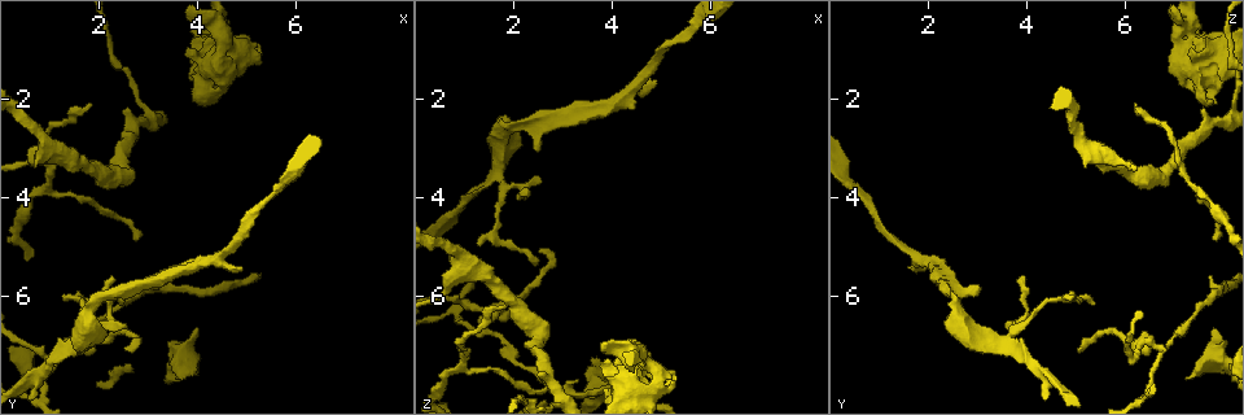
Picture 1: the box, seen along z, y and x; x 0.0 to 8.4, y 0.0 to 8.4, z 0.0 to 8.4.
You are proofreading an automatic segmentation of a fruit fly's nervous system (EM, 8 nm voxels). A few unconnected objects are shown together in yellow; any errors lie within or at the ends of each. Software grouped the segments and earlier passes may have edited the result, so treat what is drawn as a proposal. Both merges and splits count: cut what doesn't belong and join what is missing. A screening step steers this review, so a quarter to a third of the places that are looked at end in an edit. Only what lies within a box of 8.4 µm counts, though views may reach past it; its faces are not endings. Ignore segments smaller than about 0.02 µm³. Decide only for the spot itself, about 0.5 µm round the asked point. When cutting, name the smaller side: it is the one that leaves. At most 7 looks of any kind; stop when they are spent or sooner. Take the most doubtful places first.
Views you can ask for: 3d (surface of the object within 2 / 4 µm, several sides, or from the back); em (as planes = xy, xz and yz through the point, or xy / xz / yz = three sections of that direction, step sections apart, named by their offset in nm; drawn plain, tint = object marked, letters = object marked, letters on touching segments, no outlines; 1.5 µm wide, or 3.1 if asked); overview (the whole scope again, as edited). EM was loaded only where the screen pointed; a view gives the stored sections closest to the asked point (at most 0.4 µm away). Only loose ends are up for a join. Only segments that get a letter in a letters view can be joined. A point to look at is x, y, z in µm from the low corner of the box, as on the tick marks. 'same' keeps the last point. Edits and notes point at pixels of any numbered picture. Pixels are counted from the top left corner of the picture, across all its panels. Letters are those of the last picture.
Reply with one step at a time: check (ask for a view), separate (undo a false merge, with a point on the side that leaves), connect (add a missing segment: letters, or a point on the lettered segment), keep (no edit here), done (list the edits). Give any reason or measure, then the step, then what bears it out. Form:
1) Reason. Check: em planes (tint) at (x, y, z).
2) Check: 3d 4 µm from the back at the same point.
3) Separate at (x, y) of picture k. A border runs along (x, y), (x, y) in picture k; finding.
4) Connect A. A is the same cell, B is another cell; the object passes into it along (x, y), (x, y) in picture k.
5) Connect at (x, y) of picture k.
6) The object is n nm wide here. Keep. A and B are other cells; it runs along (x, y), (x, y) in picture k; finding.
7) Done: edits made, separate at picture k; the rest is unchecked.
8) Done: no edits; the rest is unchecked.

Branch stops here. Check: em planes (letters) at (3.55, 7.65, 7.20).

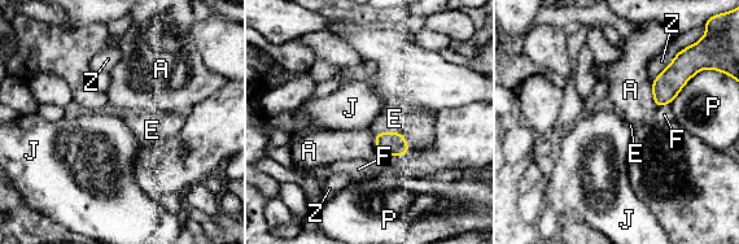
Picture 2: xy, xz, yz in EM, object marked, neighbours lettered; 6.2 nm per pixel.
Connect E. E is the same cell, A, F, J, P and Z are other cells; the object passes into it along (394, 144), (384, 134), (394, 118) in picture 2; the cell continues.

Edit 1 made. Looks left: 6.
See it whole again. Check: overview.

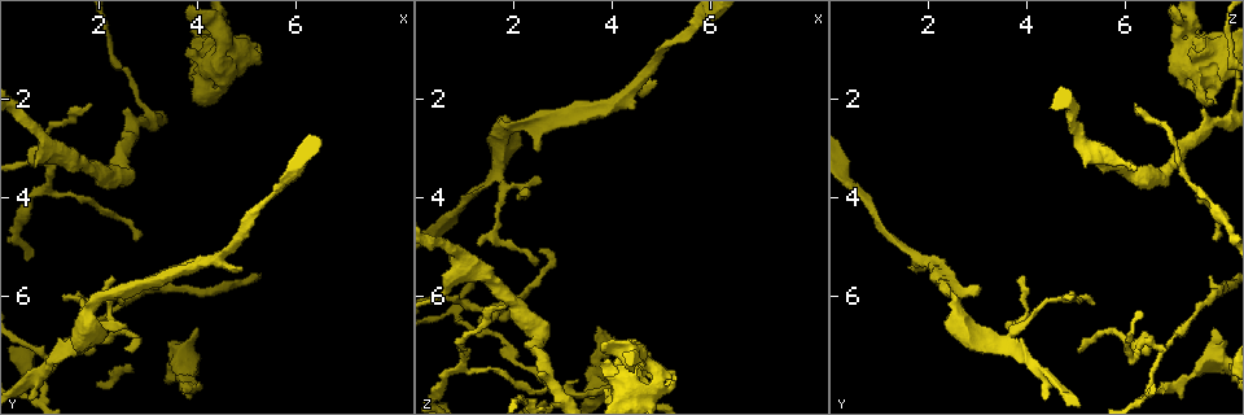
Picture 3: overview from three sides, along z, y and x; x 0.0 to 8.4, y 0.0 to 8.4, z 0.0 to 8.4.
Stops while still wide. Check: em planes (letters) at (4.00, 2.00, 7.70).

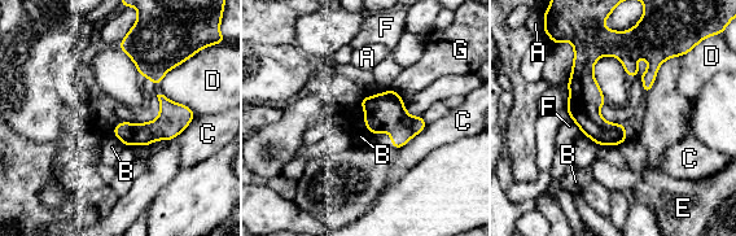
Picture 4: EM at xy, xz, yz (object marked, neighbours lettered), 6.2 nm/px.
The longest contact is with D, 240 nm. Keep. A, B, C, D, E, F and G are other cells; none of them fits.

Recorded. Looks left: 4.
Tapers out. Check: 3d 2 µm at (2.55, 5.85, 3.10).

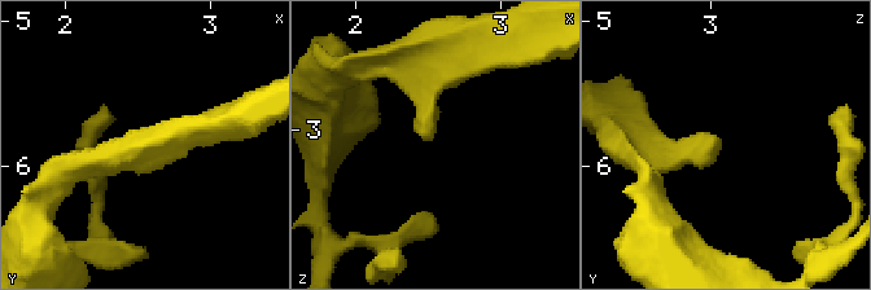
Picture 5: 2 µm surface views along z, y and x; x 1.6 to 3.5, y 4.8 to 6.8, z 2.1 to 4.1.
Shape alone is not enough. Check: em planes (plain) at (2.52, 5.84, 3.04).

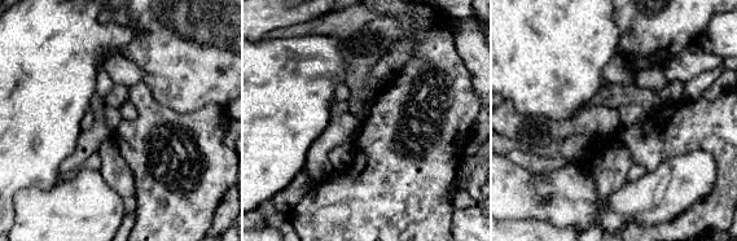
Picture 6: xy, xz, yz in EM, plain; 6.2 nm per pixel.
Check: em planes (letters) at the same point.

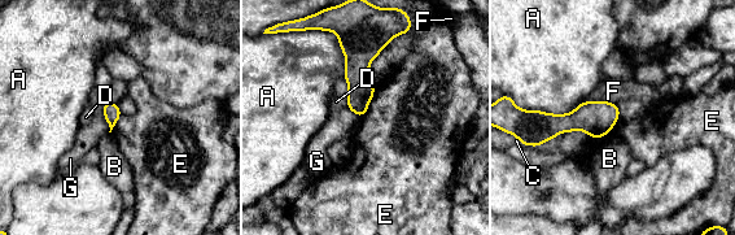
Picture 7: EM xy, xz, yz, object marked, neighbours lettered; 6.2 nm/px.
Keep. A, B, C, D, E, F and G are other cells; a border runs along (375, 87), (368, 108), (361, 117) in picture 7; none of them fits.

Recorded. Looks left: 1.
Done: edits made, connect at picture 2; the rest is unchecked.

